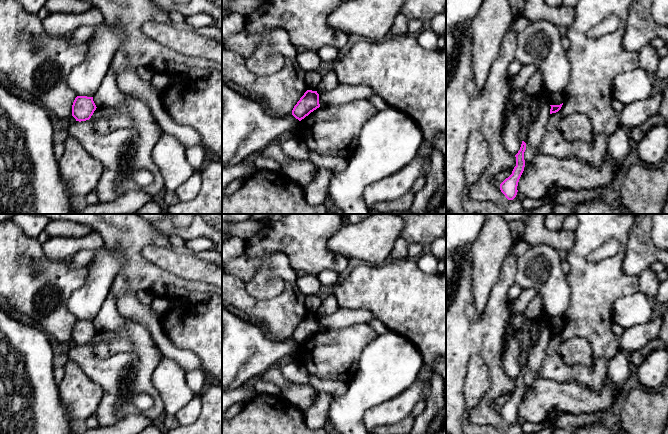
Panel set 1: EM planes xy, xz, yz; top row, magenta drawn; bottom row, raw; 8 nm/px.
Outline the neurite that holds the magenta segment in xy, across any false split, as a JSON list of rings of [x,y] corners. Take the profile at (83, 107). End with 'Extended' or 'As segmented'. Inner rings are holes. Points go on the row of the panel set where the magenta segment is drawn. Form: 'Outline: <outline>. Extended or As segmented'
Outline: [[[77,96],[72,105],[72,116],[76,121],[86,121],[91,118],[96,108],[93,97]]]. As segmented

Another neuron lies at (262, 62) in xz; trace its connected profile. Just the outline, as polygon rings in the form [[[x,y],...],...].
[[[266,45],[258,46],[253,53],[245,58],[247,68],[259,76],[274,74],[284,65],[282,54],[273,54]]]

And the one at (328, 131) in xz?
[[[355,100],[340,106],[319,107],[300,121],[298,139],[320,156],[350,159],[356,152],[364,123],[379,110],[368,100]]]

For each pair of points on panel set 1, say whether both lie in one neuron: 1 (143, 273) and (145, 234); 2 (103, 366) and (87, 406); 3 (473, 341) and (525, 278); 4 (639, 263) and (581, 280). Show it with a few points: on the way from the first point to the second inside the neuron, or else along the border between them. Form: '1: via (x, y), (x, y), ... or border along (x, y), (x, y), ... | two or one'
1: via (136, 263), (136, 244) | one
2: border along (79, 367), (102, 390), (101, 401), (96, 407) | two
3: border along (517, 259), (517, 272), (514, 282) | two
4: border along (627, 245), (623, 270), (628, 274), (637, 276) | two

